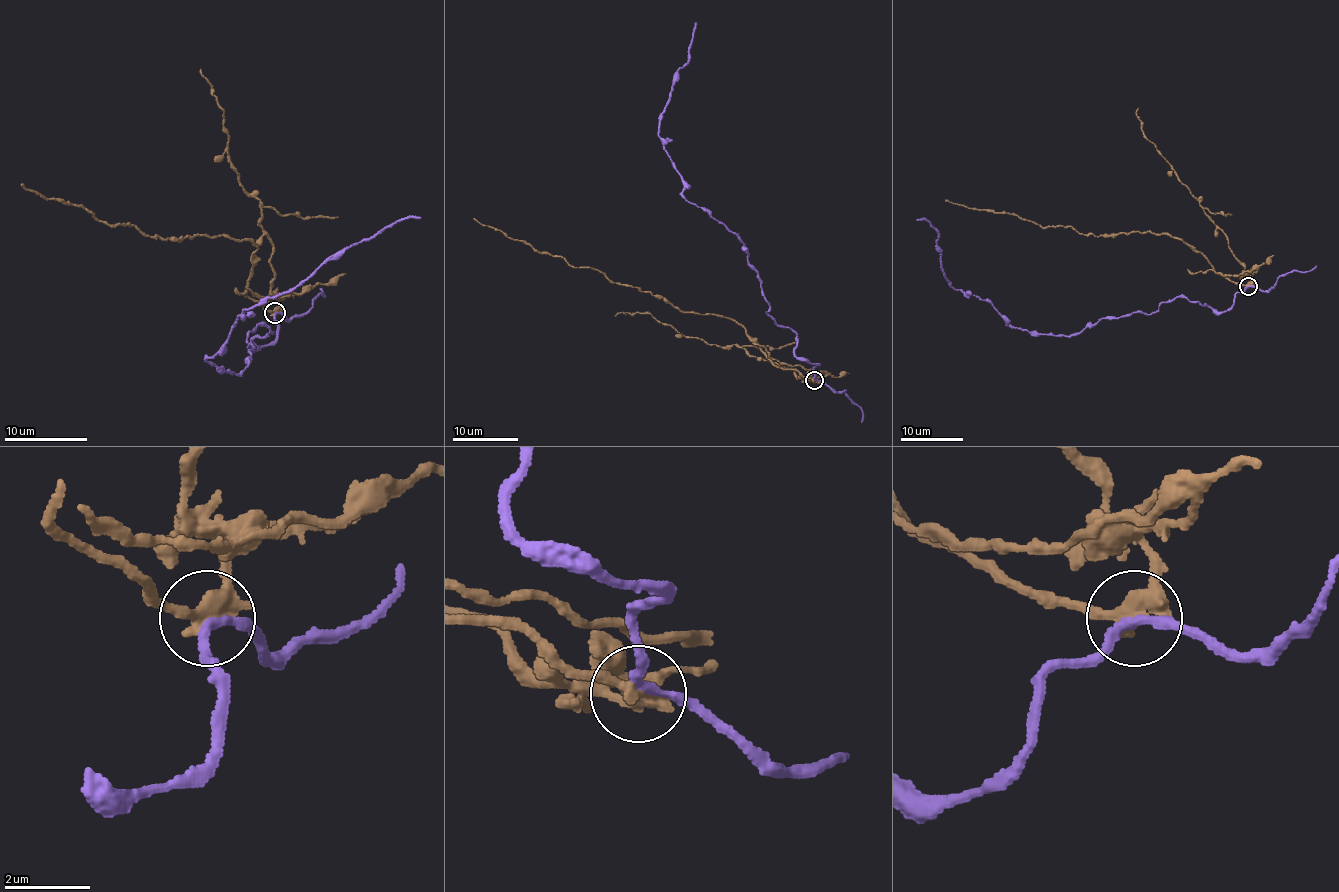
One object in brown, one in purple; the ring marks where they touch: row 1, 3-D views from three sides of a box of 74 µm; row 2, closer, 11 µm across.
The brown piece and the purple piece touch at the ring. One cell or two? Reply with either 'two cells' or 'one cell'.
two cells

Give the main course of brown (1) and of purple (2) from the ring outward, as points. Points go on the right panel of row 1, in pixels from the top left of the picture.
1: (1249, 285), (1222, 276), (1169, 234), (1082, 234), (945, 199)
2: (1247, 285), (1219, 312), (1176, 296), (1070, 335), (1031, 334), (950, 287), (937, 231), (918, 220)

